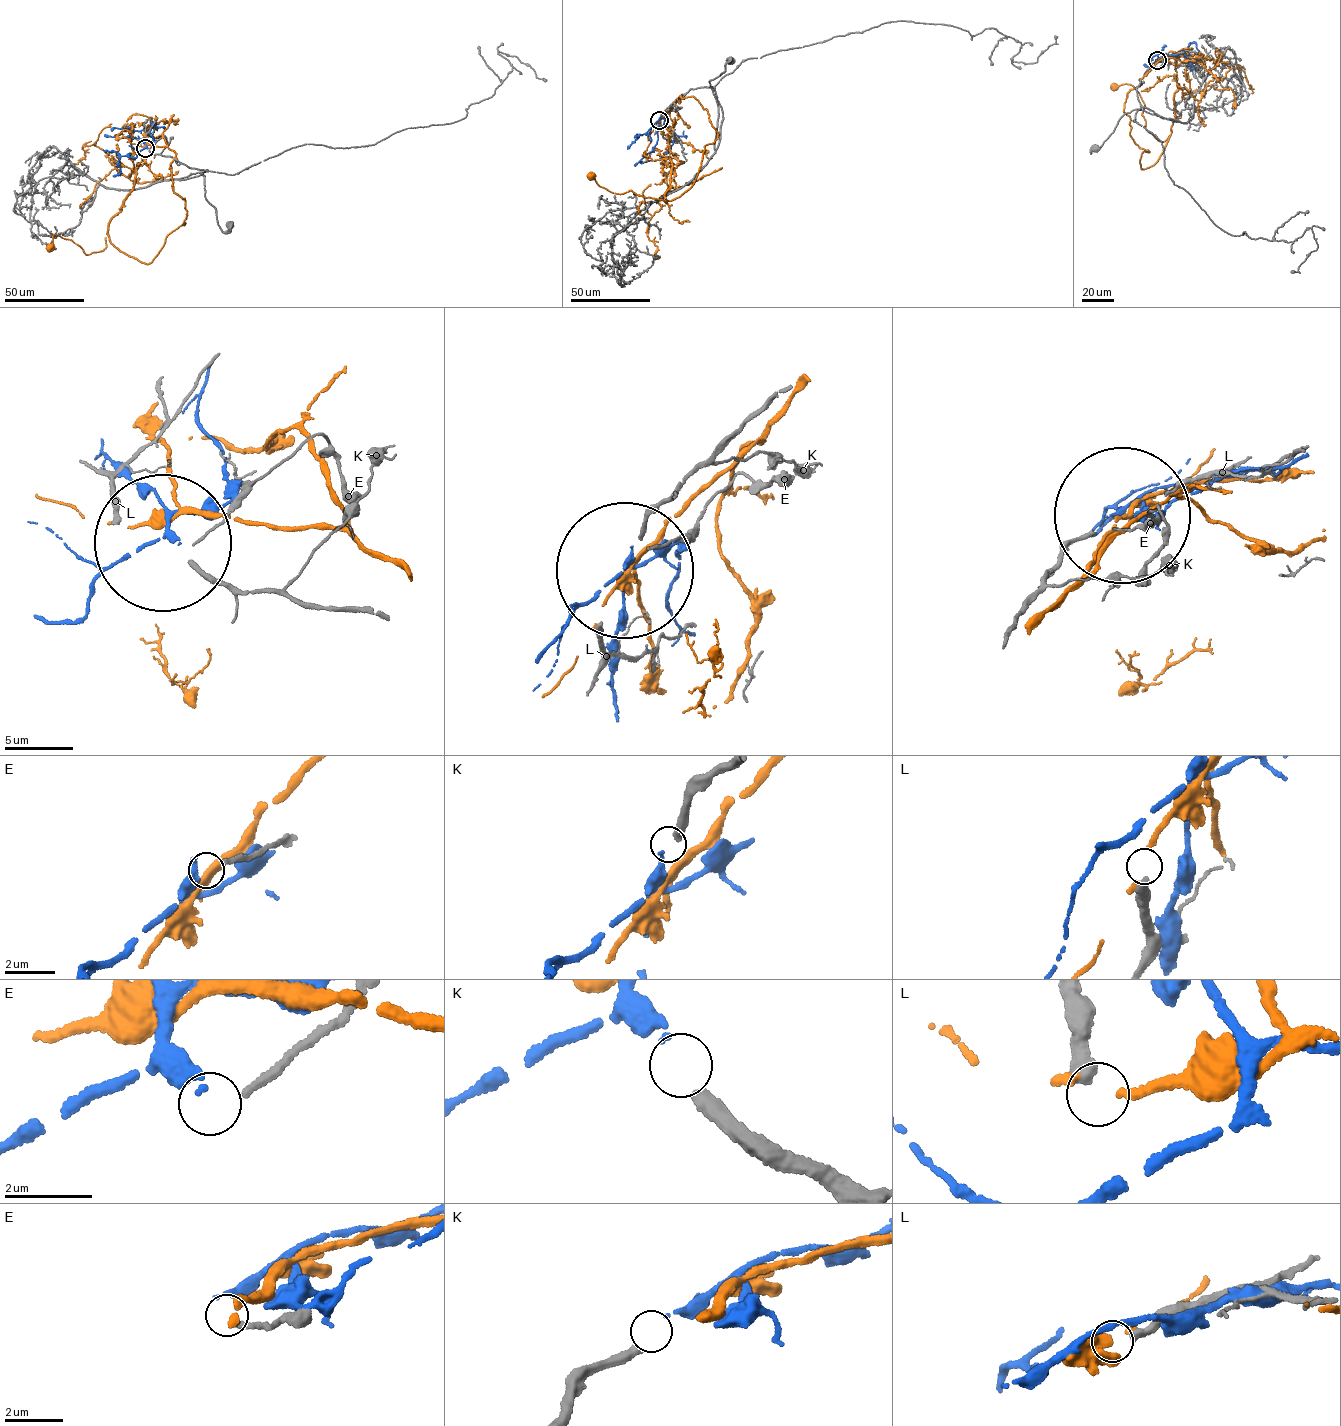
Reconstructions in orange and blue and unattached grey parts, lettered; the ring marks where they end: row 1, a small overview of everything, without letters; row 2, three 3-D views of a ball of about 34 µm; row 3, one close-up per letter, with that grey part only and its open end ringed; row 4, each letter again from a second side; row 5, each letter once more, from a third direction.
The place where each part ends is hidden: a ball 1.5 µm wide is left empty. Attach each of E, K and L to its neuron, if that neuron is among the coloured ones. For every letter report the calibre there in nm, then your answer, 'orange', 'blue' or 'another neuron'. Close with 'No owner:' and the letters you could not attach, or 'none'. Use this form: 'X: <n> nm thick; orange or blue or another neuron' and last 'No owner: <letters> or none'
E: 180 nm thick; another neuron
K: 320 nm thick; blue
L: 360 nm thick; another neuron
No owner: E, L

